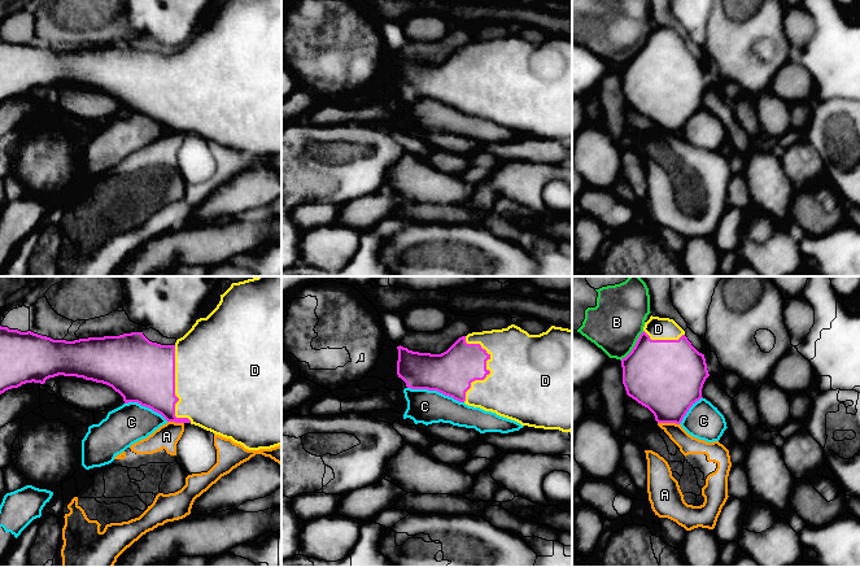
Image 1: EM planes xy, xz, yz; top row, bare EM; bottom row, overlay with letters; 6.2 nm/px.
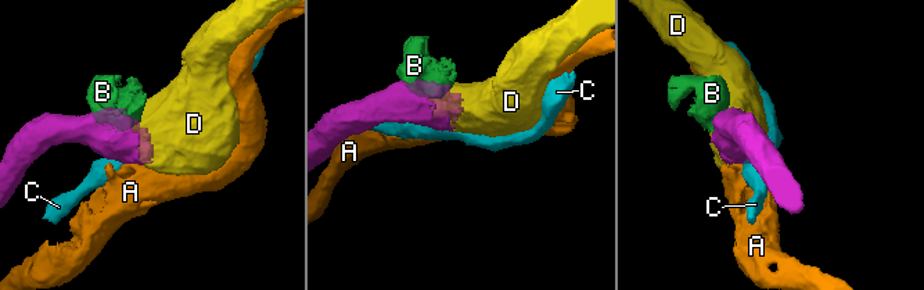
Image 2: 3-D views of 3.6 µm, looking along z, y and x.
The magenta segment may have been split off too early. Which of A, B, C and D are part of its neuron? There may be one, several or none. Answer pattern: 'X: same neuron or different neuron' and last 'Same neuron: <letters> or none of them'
A: different neuron
B: different neuron
C: different neuron
D: same neuron
Same neuron: D

